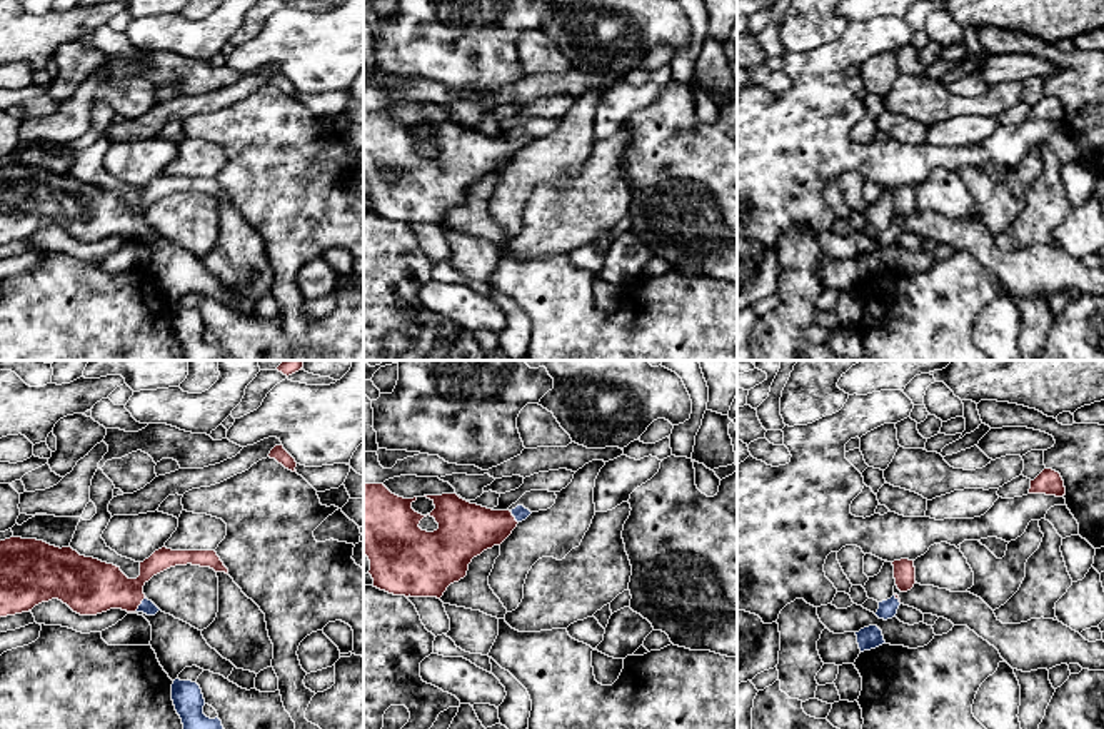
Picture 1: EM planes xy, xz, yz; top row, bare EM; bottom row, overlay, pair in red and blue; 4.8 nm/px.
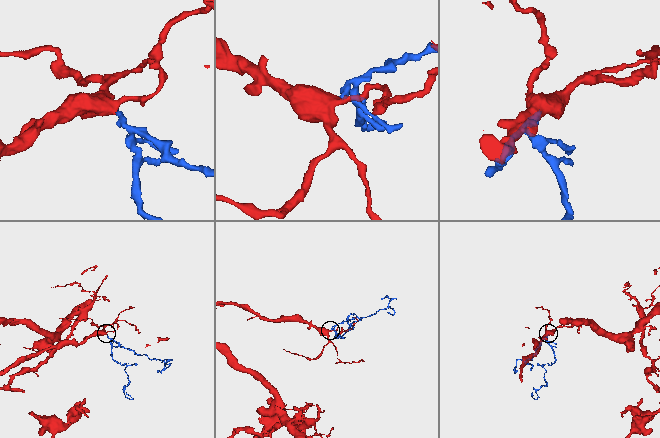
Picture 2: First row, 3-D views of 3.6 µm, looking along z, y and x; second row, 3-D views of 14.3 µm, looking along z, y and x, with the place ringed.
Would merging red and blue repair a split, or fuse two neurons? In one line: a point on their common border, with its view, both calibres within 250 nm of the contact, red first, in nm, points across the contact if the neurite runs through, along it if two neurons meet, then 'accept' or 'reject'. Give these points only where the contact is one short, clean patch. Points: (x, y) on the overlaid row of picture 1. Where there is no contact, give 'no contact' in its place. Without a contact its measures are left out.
meets red in xy at (140, 603); 260 nm thick on the red side, 70 nm on the other; runs through xy (92, 586), (110, 588), (140, 603), (149, 608); accept

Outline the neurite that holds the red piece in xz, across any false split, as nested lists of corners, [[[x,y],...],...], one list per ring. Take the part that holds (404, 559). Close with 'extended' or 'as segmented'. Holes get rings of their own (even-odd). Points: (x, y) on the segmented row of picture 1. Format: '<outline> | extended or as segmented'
[[[364,482],[364,554],[370,561],[369,574],[374,579],[374,587],[394,596],[440,599],[450,584],[459,582],[467,576],[469,564],[474,557],[480,556],[487,549],[492,549],[494,545],[500,545],[512,534],[517,524],[532,514],[524,505],[517,505],[512,510],[492,510],[470,504],[460,499],[457,494],[424,497],[430,499],[435,505],[435,509],[427,514],[439,524],[439,529],[434,532],[427,532],[419,527],[420,520],[427,515],[422,515],[412,509],[417,497],[404,499],[392,494],[384,484]]] | extended

